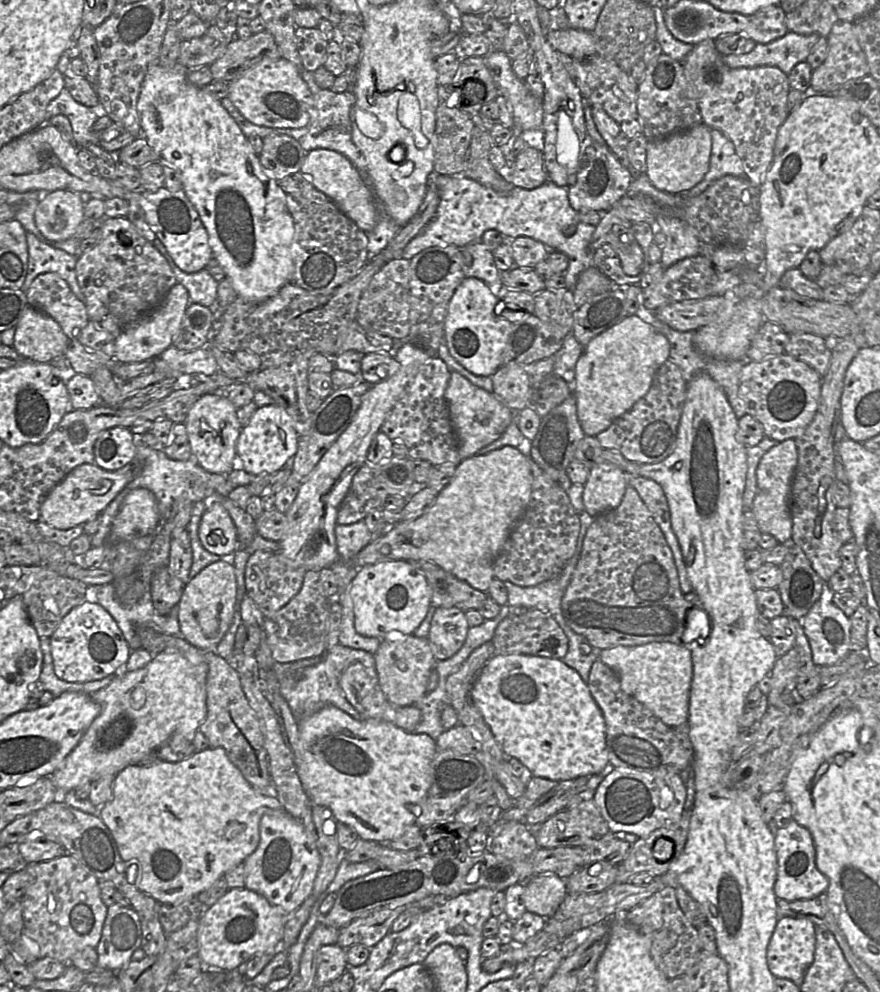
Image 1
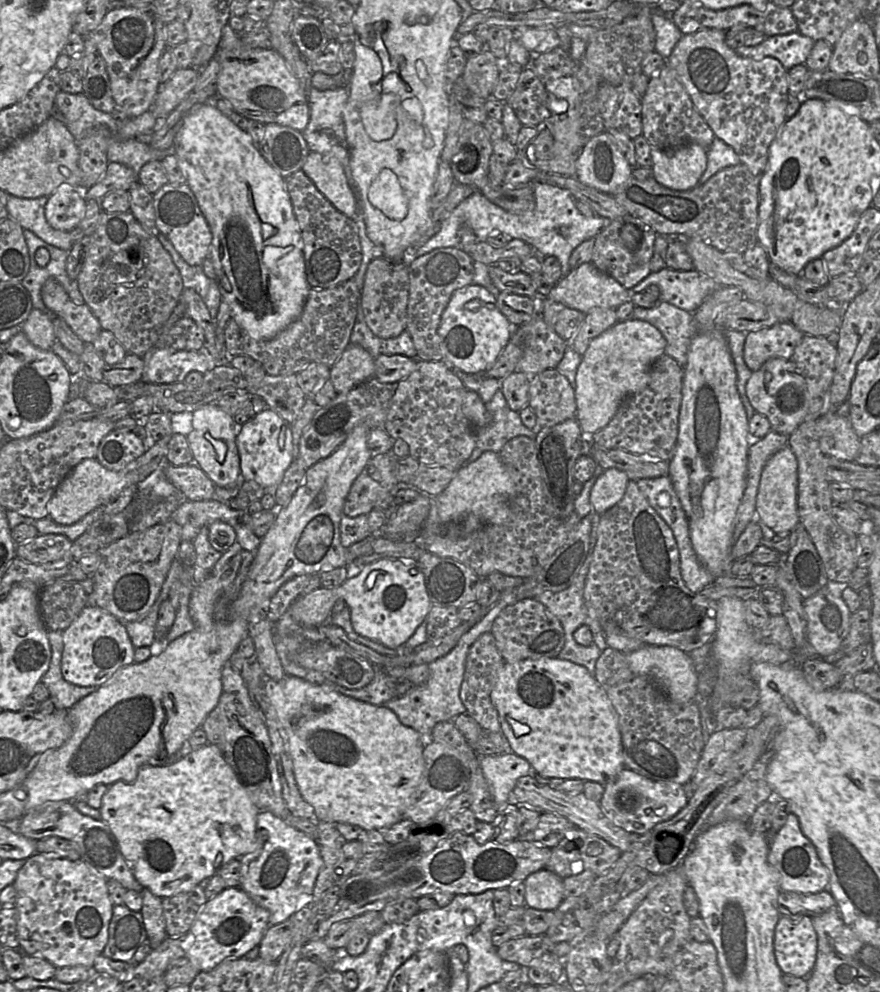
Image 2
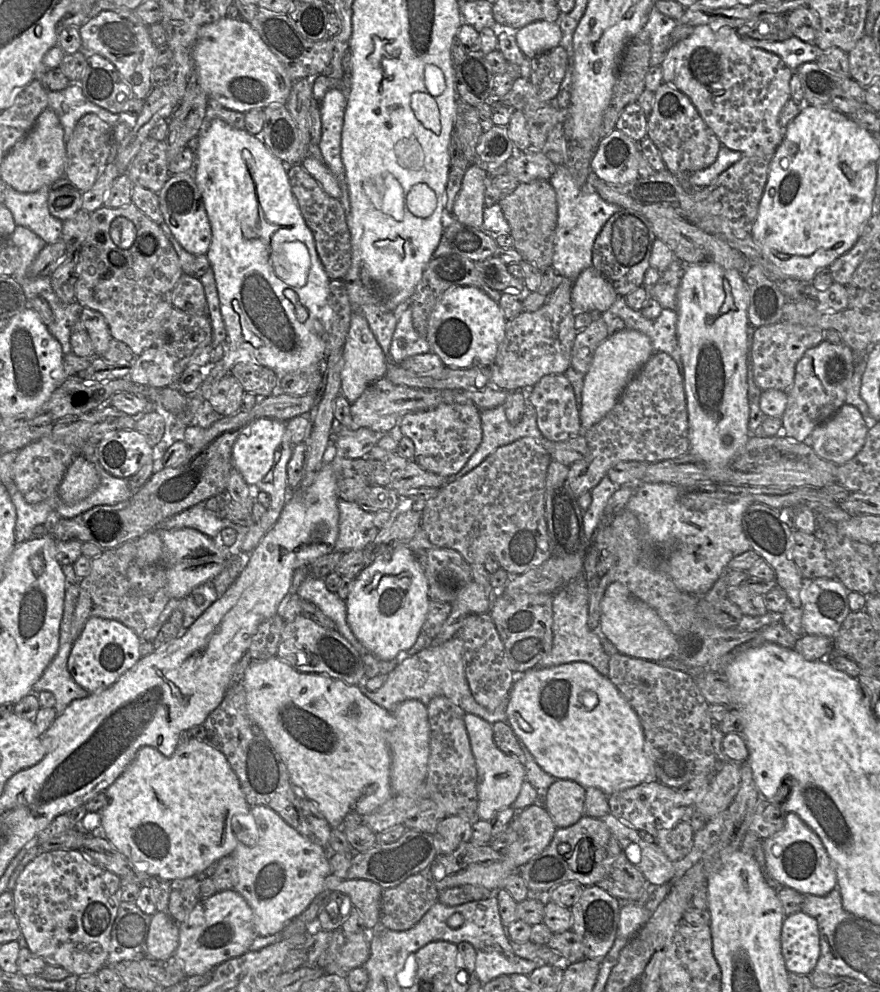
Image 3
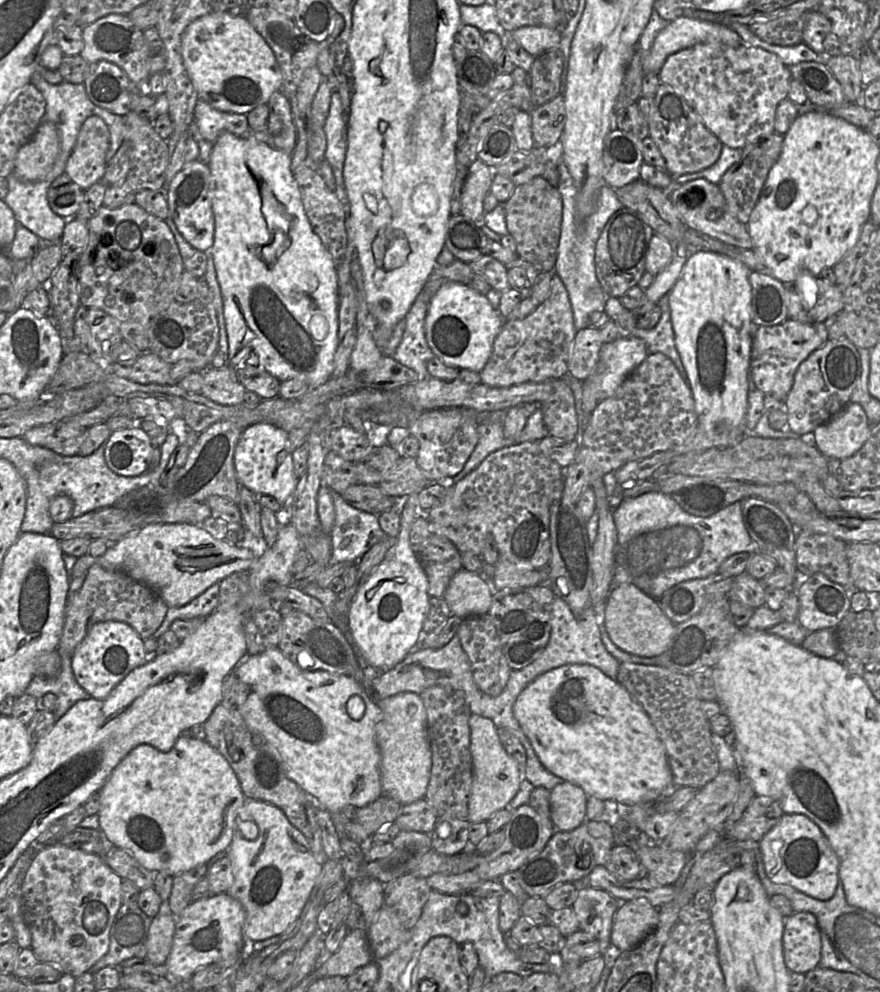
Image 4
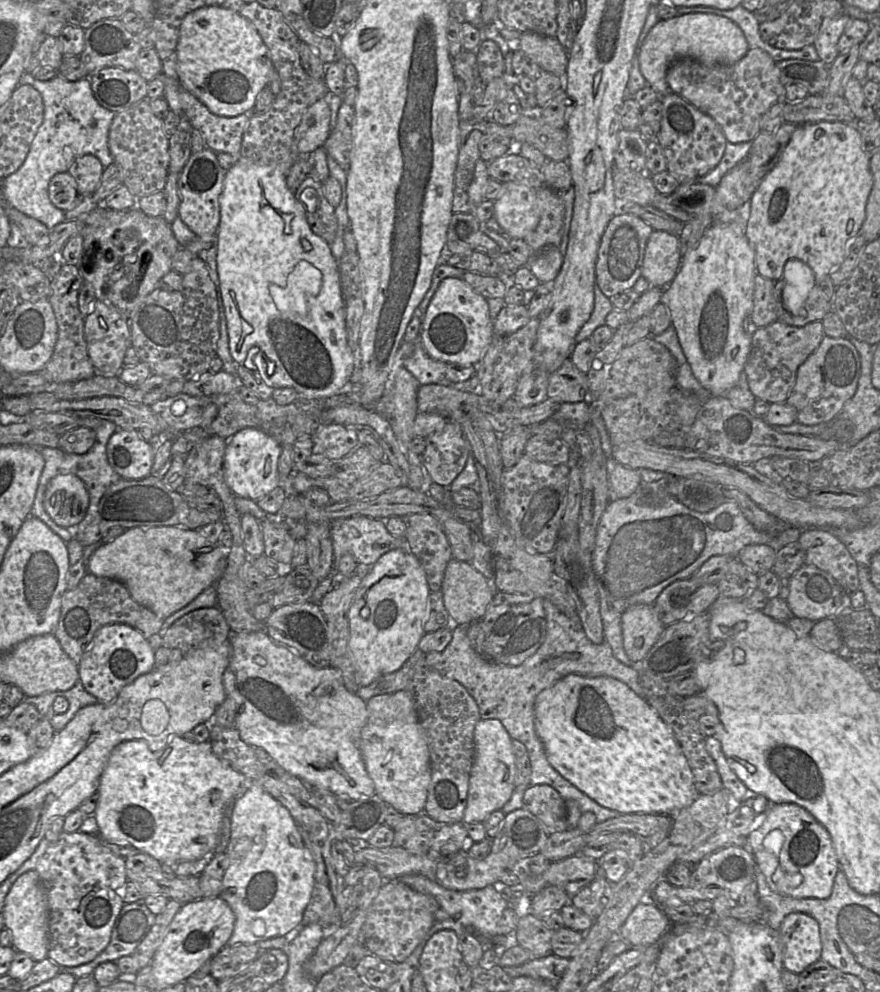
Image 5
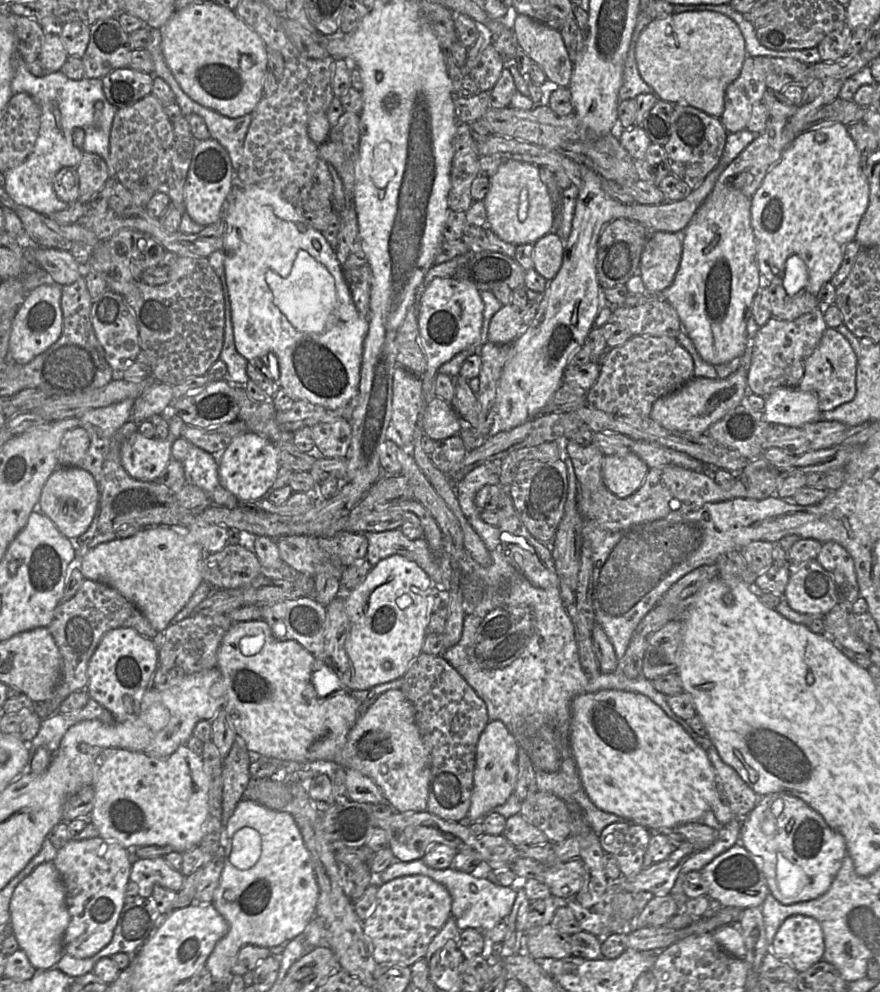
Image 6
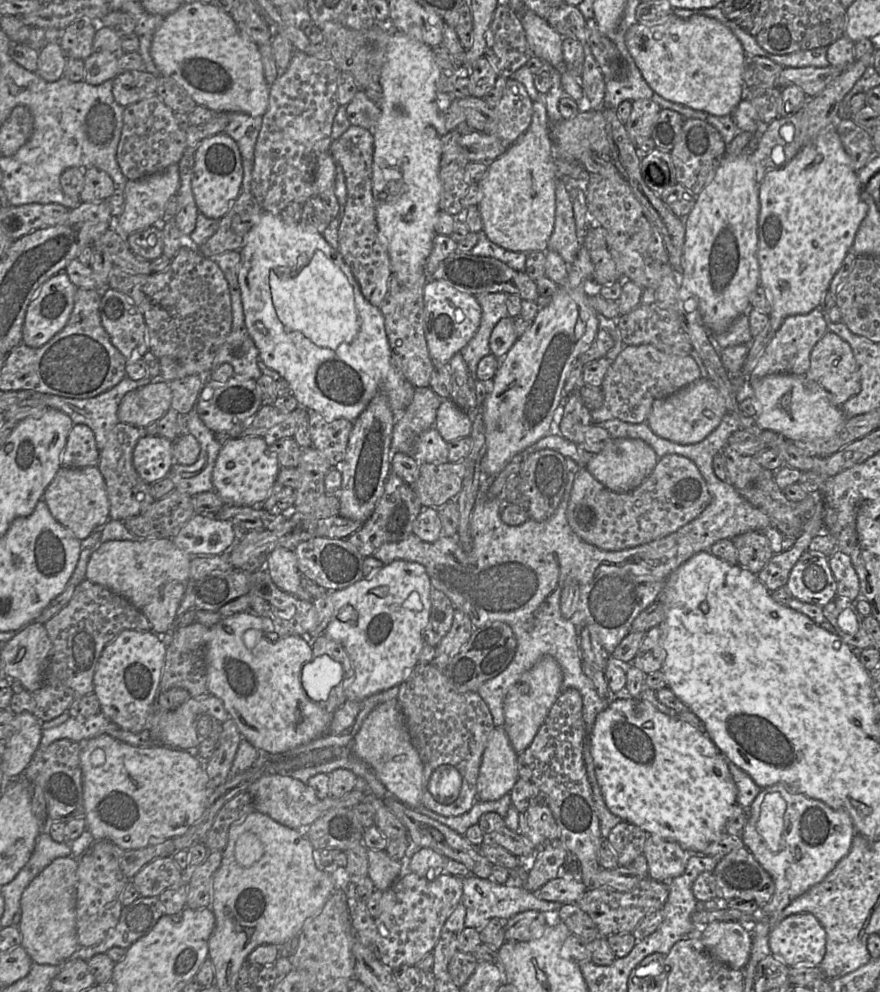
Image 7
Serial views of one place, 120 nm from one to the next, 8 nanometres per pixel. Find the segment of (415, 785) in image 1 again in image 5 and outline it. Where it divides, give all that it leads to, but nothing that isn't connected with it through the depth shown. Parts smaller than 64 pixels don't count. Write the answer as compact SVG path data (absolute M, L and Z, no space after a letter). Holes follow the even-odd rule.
M260 630L256 632L232 632L229 637L231 646L231 656L229 665L223 674L223 685L226 697L231 697L236 706L235 727L241 739L250 746L256 746L265 750L275 762L288 773L308 782L311 785L323 787L335 795L347 795L354 801L365 800L376 794L375 785L369 776L360 750L361 731L368 719L367 702L356 693L347 690L341 671L333 667L317 668L307 662L303 657L294 652L289 647L275 642L267 633Z

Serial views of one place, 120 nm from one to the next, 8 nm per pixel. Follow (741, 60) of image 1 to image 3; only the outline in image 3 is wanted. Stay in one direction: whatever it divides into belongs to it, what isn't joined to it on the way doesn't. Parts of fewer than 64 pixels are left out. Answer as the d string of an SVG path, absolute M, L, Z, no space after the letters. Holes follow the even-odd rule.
M795 36L776 42L752 38L742 39L751 47L756 47L779 56L793 72L804 63L816 62L822 51L814 42L804 42Z

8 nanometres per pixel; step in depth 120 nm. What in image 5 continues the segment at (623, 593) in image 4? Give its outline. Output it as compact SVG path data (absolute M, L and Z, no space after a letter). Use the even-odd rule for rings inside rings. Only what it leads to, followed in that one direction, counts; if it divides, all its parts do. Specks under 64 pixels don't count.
M637 604L629 607L621 619L623 646L629 659L640 663L663 633L665 626L660 621L654 604Z

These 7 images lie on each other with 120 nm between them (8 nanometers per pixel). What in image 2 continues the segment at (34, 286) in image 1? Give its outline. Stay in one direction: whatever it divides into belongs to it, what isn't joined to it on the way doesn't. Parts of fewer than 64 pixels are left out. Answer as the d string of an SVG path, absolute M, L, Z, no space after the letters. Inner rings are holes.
M57 280L44 282L41 297L46 309L54 317L63 319L84 343L93 343L98 337L102 327L97 317L86 303L75 304Z

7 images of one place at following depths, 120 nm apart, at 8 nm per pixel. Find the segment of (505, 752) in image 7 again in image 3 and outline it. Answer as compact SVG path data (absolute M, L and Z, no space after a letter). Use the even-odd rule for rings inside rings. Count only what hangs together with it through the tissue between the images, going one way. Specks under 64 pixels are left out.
M466 713L464 723L475 757L478 773L478 814L490 821L498 811L510 807L517 799L526 780L525 766L519 760L506 755L496 745L493 738L493 725L475 714Z

